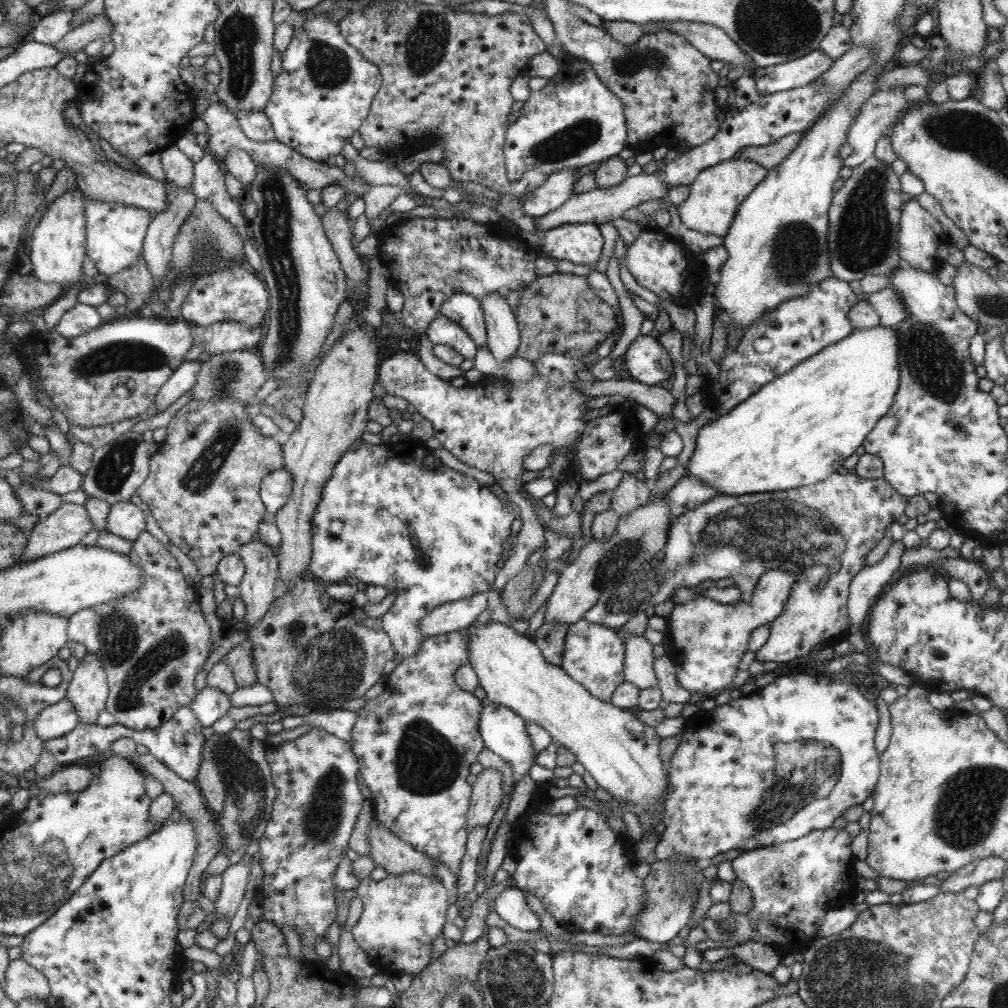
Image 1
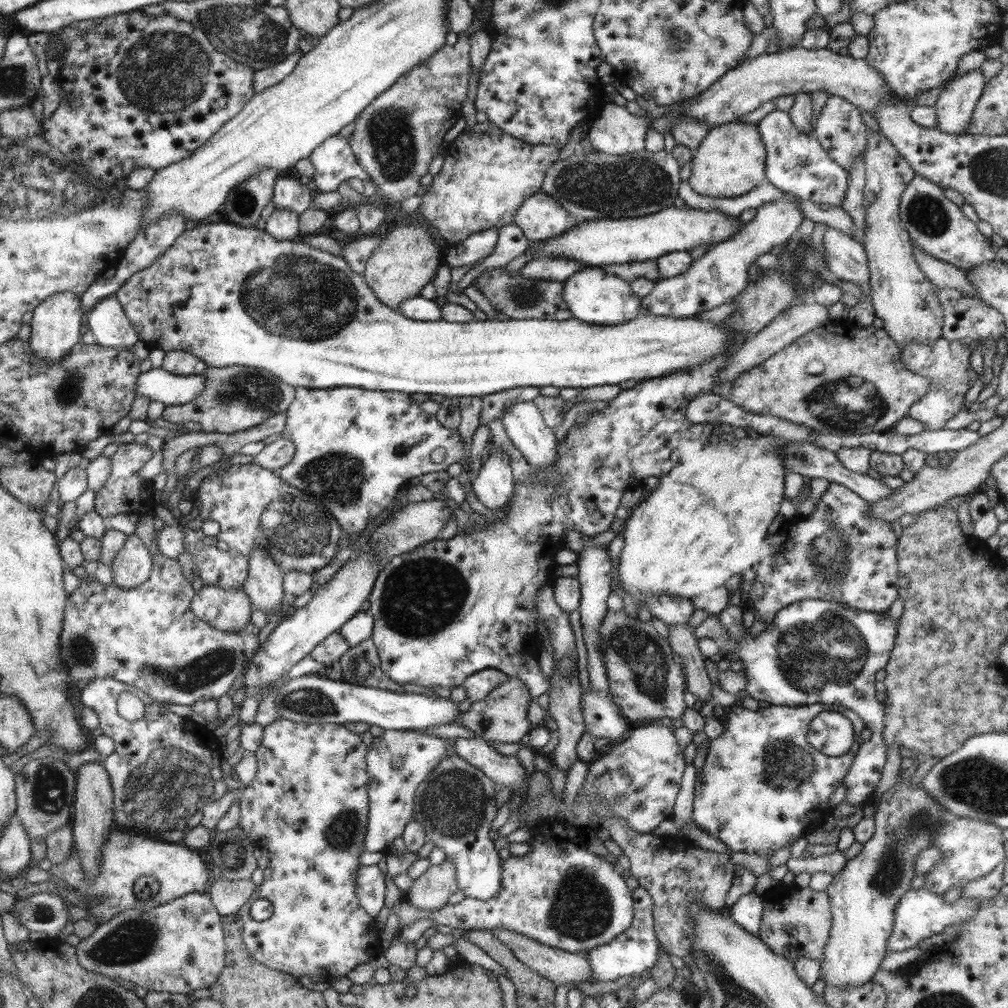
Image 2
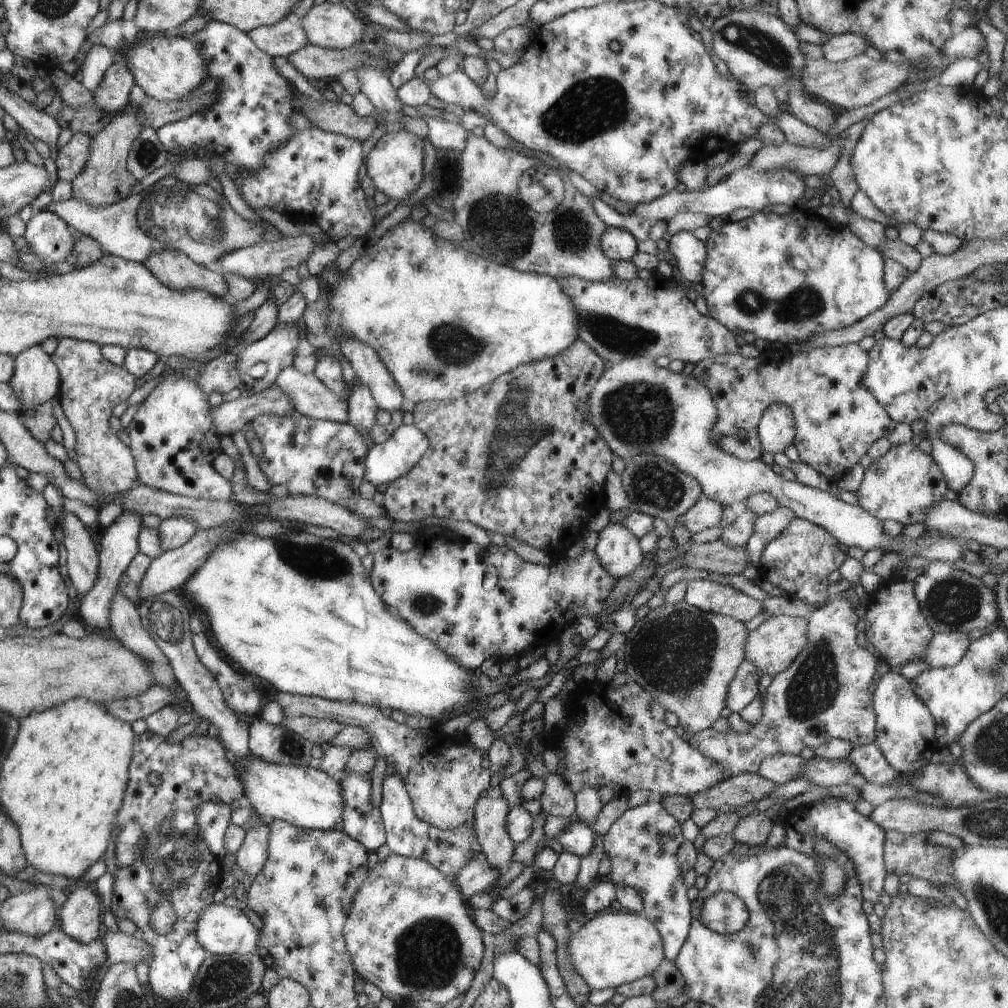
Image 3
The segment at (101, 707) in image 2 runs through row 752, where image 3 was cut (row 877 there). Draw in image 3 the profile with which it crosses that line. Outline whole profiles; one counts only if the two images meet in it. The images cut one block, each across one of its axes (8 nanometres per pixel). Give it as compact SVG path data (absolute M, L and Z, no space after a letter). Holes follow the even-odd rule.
M145 730L143 734L139 734L133 742L133 758L131 758L131 766L129 766L129 786L127 786L125 802L121 806L119 822L127 824L129 820L137 820L143 828L143 834L135 842L135 846L131 846L131 850L135 854L133 864L129 864L125 868L117 866L117 852L123 846L119 842L113 842L113 846L109 844L107 852L109 852L109 862L113 862L111 870L113 870L113 878L115 878L113 880L113 896L111 896L111 914L117 920L123 920L123 918L131 920L137 926L137 936L153 948L147 980L149 980L149 986L155 992L155 996L159 996L163 1000L181 1000L185 1004L185 1000L189 998L187 994L197 978L201 964L211 956L197 942L197 920L199 920L201 910L205 910L209 904L213 904L213 894L217 894L217 890L221 890L221 882L225 882L225 878L227 878L227 872L221 868L221 858L217 858L213 854L213 850L209 850L209 844L201 836L201 830L197 826L197 808L205 802L211 802L213 798L217 798L219 804L231 804L235 798L239 800L245 794L245 790L243 790L243 784L239 782L237 770L233 770L233 766L229 764L229 756L225 752L225 746L217 738L207 738L207 734L199 734L199 736L187 736L179 744L167 744L167 742L169 742L167 736L159 736L151 730ZM151 772L157 772L161 776L159 786L147 784L147 776ZM161 898L169 898L169 902L173 904L173 910L177 914L175 928L171 928L167 934L157 934L149 926L149 914L159 904Z

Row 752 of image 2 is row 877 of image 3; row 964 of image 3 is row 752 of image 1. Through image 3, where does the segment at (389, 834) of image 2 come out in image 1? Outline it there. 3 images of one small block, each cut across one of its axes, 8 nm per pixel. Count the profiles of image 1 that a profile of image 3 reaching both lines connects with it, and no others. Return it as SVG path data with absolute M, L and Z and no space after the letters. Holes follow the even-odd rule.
M467 632L425 638L419 650L413 656L403 656L403 660L387 676L383 694L369 700L357 712L359 716L351 730L351 738L355 742L351 748L359 758L359 774L373 794L375 820L413 850L443 862L453 878L459 876L459 864L465 854L465 840L469 834L467 812L471 786L465 782L465 776L469 774L469 766L477 762L477 754L485 748L479 734L479 718L485 706L481 706L481 700L477 700L473 692L465 692L453 682L455 670L467 664L467 646Z

